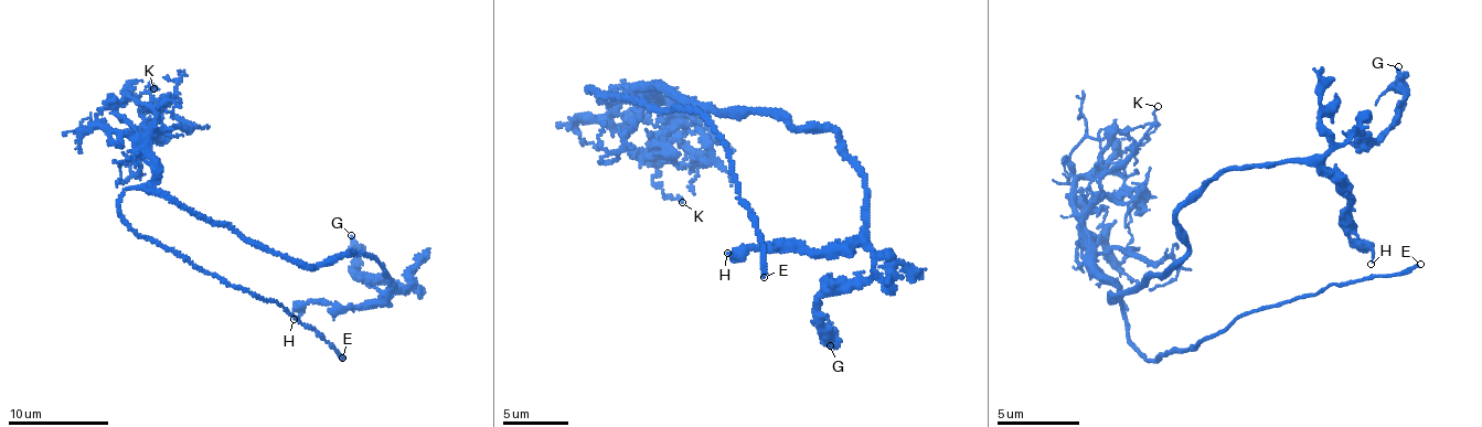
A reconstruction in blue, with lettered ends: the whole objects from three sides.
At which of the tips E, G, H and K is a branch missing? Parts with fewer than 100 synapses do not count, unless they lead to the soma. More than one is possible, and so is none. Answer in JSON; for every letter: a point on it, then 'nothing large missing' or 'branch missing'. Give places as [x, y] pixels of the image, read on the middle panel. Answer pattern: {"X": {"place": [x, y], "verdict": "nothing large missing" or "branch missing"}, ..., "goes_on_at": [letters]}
{"E": {"place": [764, 277], "verdict": "branch missing"}, "G": {"place": [830, 345], "verdict": "nothing large missing"}, "H": {"place": [727, 253], "verdict": "nothing large missing"}, "K": {"place": [682, 202], "verdict": "nothing large missing"}, "goes_on_at": ["E"]}

